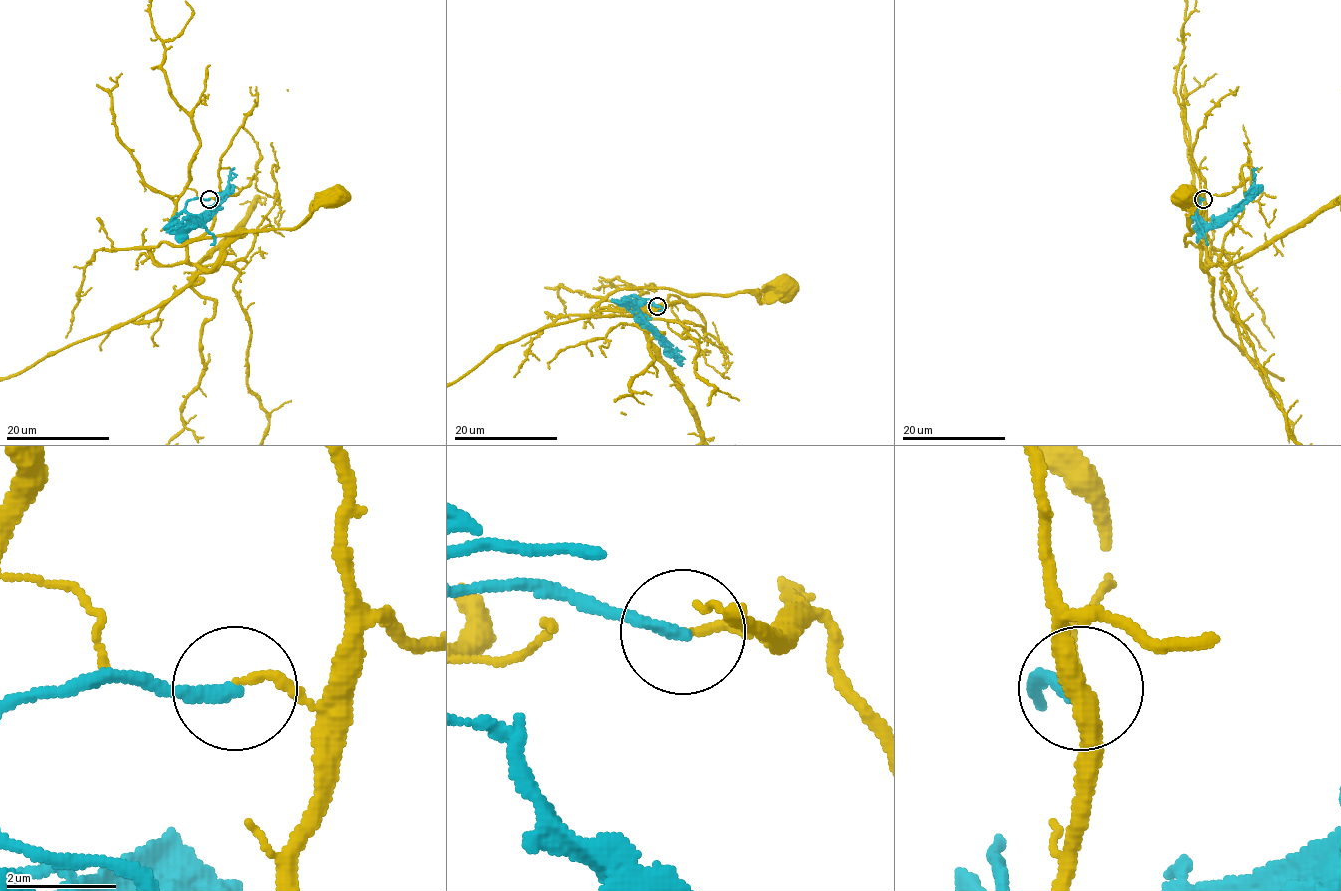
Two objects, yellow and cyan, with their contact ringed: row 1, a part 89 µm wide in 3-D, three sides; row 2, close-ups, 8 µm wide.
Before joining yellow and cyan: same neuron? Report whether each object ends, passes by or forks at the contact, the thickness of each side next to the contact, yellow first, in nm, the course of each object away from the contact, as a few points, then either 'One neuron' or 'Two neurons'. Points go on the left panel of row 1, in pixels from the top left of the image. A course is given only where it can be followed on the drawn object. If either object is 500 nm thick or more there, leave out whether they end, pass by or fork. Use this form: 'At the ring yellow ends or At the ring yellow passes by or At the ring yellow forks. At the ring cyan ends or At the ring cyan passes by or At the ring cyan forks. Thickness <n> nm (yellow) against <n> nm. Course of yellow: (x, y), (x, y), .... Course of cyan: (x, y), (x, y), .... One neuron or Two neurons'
At the ring yellow ends. At the ring cyan ends. Thickness 140 nm (yellow) against 240 nm. Course of yellow: (209, 198), (215, 224), (186, 242), (184, 261), (160, 265), (149, 251), (162, 242), (295, 229), (336, 199). Course of cyan: (209, 199), (190, 199), (176, 217), (185, 224), (206, 212), (226, 189), (229, 172), (234, 168). Two neurons

